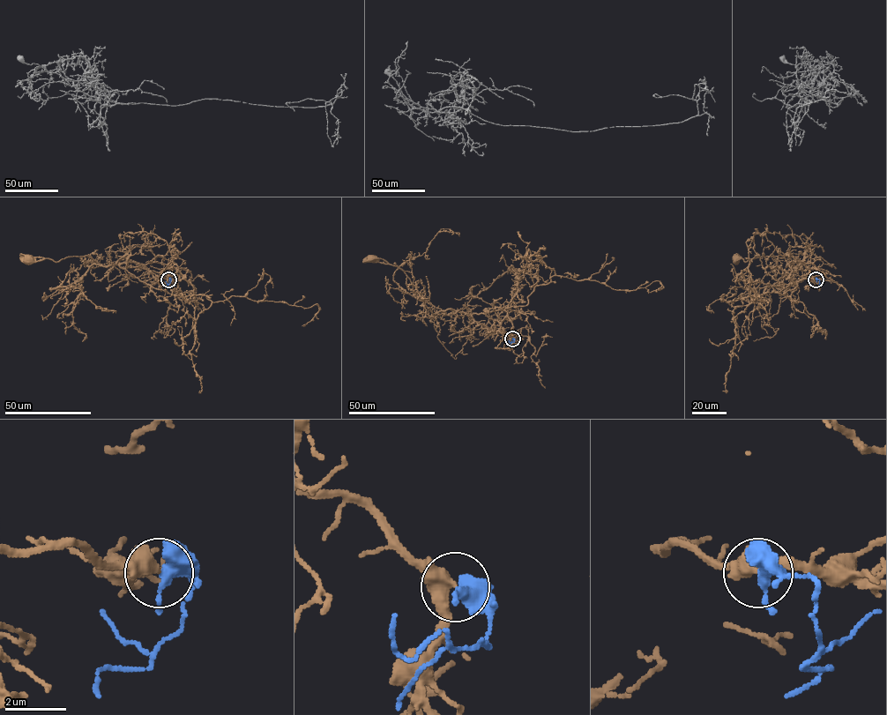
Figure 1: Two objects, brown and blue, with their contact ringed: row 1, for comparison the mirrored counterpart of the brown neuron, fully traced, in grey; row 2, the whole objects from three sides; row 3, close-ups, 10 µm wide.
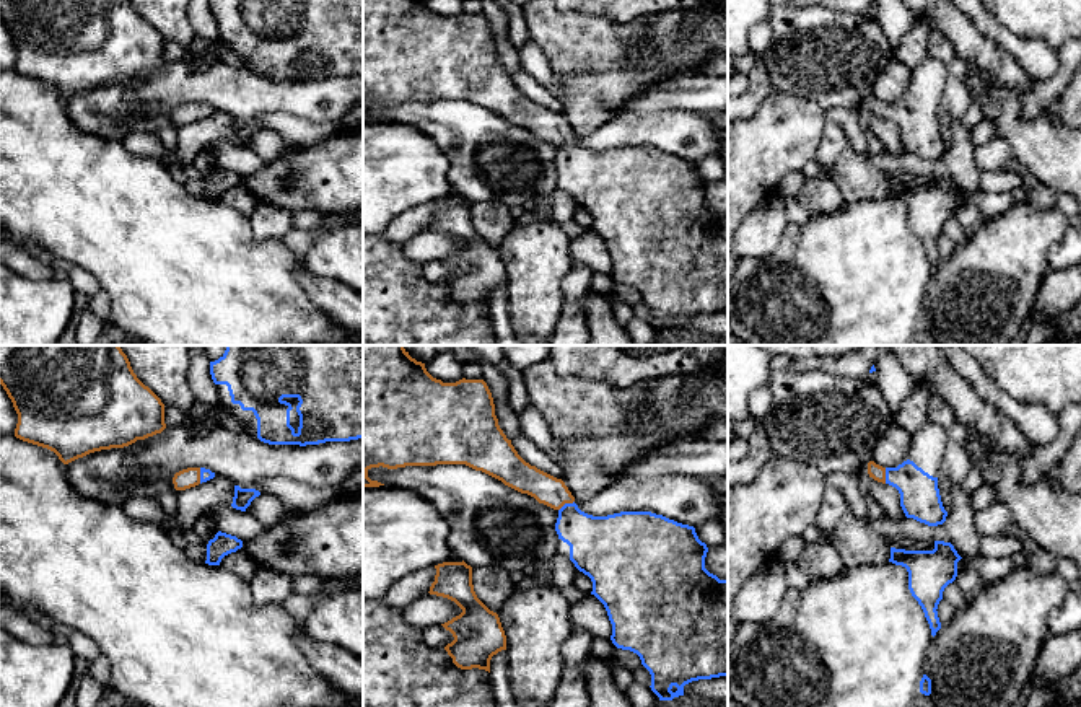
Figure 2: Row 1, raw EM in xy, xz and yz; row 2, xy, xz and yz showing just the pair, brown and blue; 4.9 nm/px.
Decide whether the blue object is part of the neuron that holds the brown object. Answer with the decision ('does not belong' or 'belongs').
belongs

